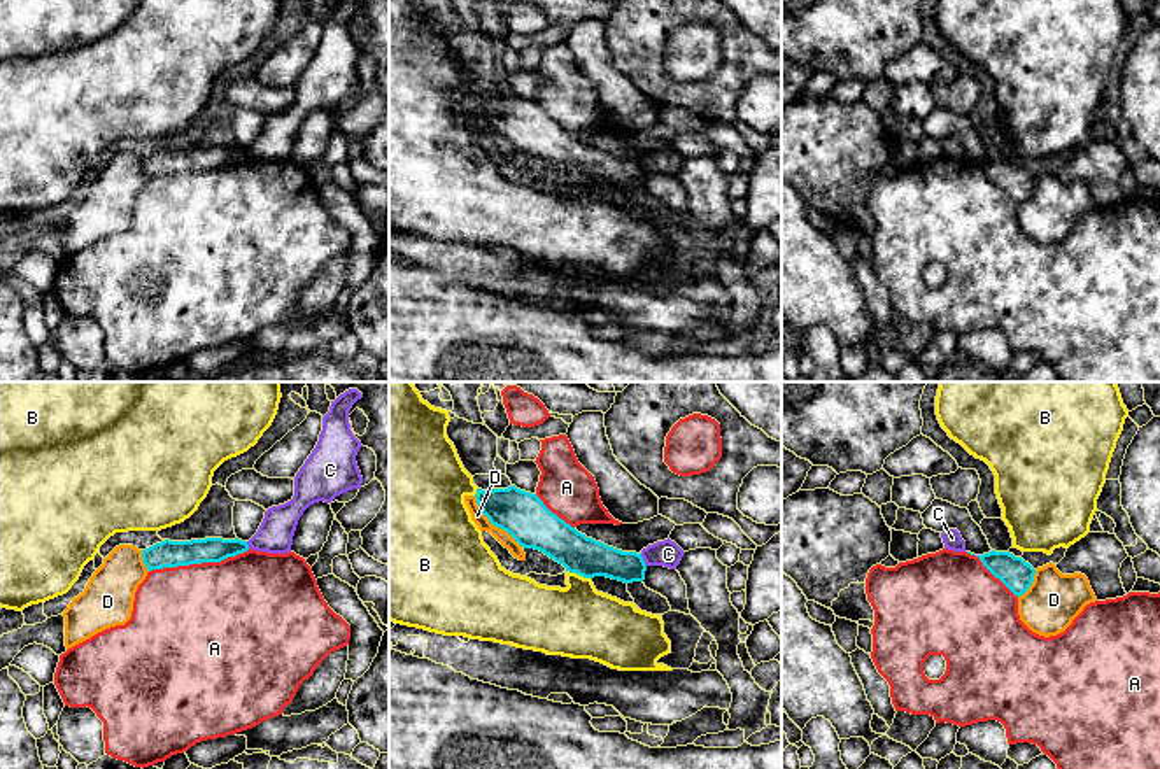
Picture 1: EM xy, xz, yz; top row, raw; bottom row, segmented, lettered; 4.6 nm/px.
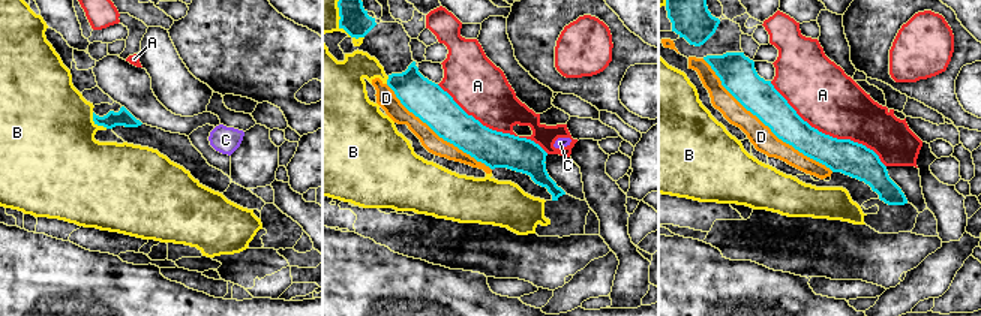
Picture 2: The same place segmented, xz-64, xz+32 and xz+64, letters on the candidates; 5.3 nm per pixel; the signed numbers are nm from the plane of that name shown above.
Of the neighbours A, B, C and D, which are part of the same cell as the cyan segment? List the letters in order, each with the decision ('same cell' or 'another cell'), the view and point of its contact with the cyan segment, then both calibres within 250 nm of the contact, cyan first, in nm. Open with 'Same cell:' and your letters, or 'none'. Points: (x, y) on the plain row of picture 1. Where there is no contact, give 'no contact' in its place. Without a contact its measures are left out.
Same cell: none
A: another cell; meets cyan in xy at (198, 170); 130 nm thick on the cyan side, 500 nm on the other
B: another cell; meets cyan in xz at (579, 181); 180 nm thick on the cyan side, 320 nm on the other
C: another cell; meets cyan in xz at (642, 167); 180 nm thick on the cyan side, 120 nm on the other
D: another cell; meets cyan in xz at (493, 132); 220 nm thick on the cyan side, 60 nm on the other

